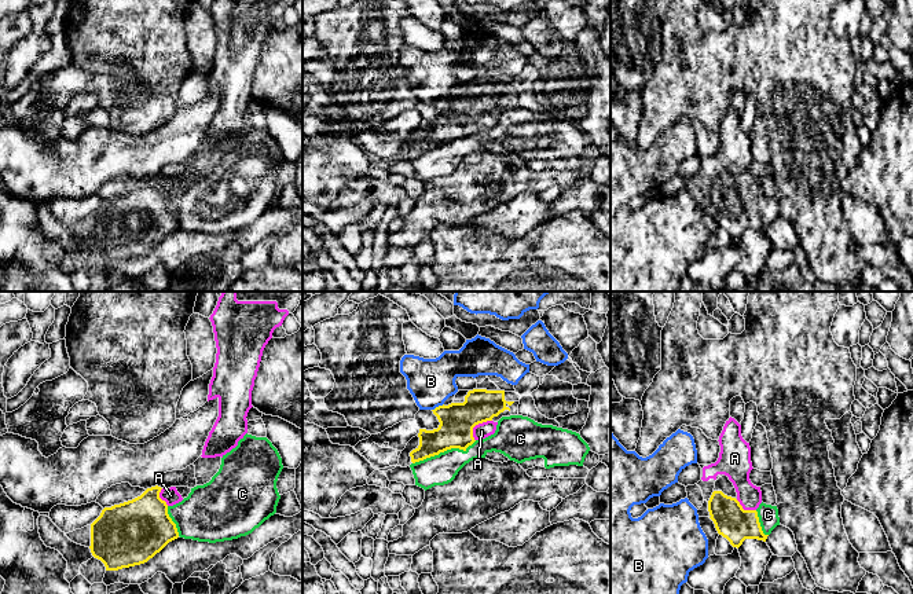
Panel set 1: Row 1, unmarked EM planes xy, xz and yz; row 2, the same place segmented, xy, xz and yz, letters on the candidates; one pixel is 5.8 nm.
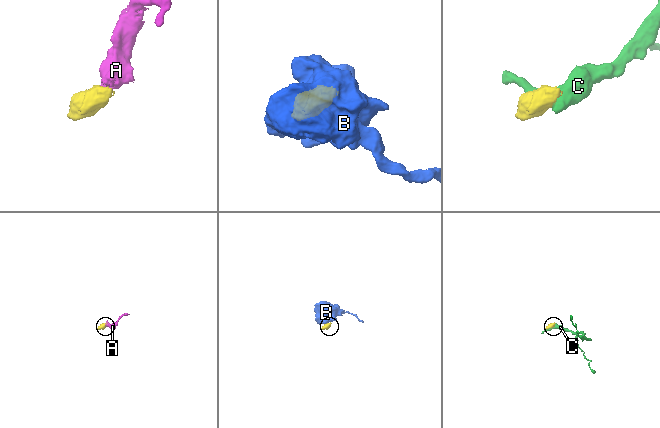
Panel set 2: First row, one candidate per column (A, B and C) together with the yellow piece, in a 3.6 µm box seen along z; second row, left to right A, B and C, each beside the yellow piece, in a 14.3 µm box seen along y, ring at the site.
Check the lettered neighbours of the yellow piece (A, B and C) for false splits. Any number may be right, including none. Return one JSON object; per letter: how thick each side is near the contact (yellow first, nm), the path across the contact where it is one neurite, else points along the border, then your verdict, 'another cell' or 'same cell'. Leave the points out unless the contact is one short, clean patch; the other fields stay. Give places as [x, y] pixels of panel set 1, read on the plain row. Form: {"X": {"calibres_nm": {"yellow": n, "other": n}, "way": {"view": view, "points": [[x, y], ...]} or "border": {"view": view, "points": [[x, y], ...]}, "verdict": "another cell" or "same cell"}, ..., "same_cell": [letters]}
{"A": {"calibres_nm": {"yellow": 200, "other": 90}, "way": {"view": "xz", "points": [[457, 112], [459, 114], [476, 116], [481, 123]]}, "verdict": "same cell"}, "B": {"calibres_nm": {"yellow": 200, "other": 280}, "border": {"view": "xz", "points": [[443, 95], [432, 102]]}, "verdict": "another cell"}, "C": {"calibres_nm": {"yellow": 200, "other": 180}, "verdict": "another cell"}, "same_cell": ["A"]}

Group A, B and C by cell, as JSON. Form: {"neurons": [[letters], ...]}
{"neurons": [["A"], ["B"], ["C"]]}

